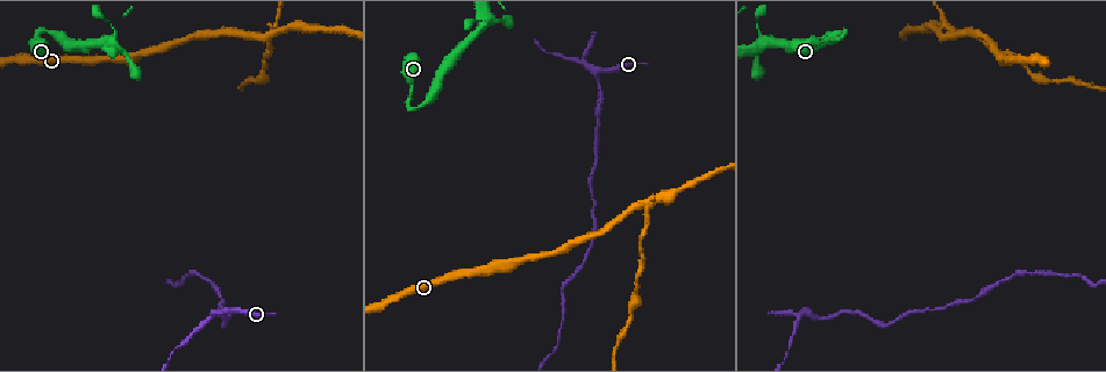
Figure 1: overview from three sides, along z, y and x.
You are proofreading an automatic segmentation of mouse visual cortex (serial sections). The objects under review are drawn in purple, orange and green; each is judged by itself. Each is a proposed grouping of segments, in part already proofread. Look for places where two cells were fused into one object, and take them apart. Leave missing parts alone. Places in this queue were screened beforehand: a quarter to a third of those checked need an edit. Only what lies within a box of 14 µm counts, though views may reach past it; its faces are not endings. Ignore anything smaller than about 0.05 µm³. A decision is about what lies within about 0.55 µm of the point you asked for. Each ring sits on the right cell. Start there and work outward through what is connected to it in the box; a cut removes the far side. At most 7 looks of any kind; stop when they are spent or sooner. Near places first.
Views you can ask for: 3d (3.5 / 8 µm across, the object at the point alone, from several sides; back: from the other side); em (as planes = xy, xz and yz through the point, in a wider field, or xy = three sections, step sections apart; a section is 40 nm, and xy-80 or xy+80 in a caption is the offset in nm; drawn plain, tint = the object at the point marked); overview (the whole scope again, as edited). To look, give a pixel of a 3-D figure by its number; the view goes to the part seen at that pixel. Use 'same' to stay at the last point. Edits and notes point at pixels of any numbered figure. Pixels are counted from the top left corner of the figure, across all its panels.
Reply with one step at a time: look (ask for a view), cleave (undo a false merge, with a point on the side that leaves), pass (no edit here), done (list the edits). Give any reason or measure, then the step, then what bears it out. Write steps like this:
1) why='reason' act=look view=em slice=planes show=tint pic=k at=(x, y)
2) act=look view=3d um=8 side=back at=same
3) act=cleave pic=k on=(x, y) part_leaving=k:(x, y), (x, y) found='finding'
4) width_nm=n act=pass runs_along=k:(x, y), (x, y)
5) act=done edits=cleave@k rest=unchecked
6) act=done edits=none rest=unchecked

why='sharp bend' act=look view=3d um=3.5 pic=1 at=(411, 110)

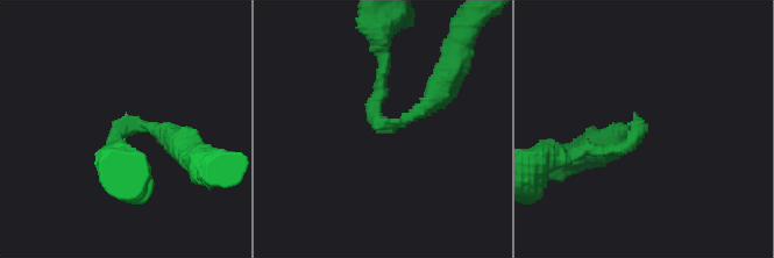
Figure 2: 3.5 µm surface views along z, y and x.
arm_widths_nm=150,300 why='shape alone is not enough' act=look view=em slice=xy step=5 show=tint pic=2 at=(385, 125)

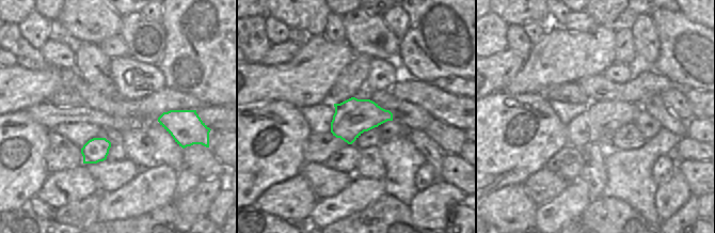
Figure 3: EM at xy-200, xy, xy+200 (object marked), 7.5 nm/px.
width_nm=280 act=pass runs_along=2:(123, 155), (130, 126), (180, 144) found='all the same cell'

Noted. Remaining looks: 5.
why='abrupt turn' act=look view=3d um=3.5 pic=1 at=(598, 71)

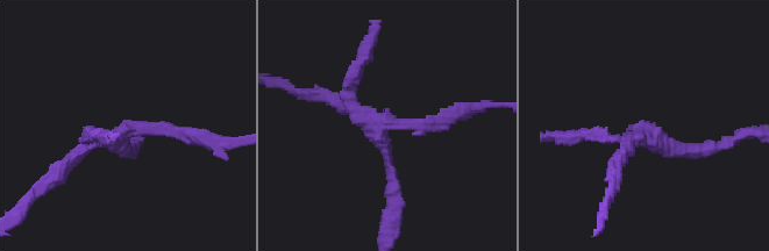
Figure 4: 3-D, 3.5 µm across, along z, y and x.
act=look view=em slice=xy step=2 show=tint pic=4 at=(644, 130)

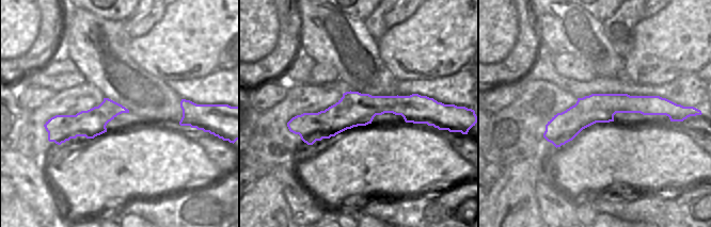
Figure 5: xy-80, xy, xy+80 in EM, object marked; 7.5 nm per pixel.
act=cleave pic=4 on=(355, 65) border=5:(75, 115), (65, 127), (48, 132) found='a second cell is stuck on'

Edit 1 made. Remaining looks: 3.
why='see it whole again' act=look view=overview

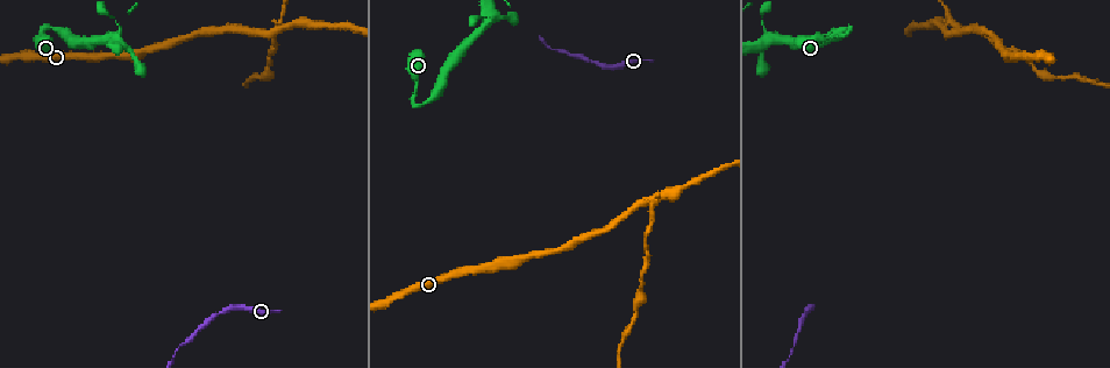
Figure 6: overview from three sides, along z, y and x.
why='looks like a crossing' act=look view=em slice=xy step=3 show=tint pic=6 at=(944, 29)

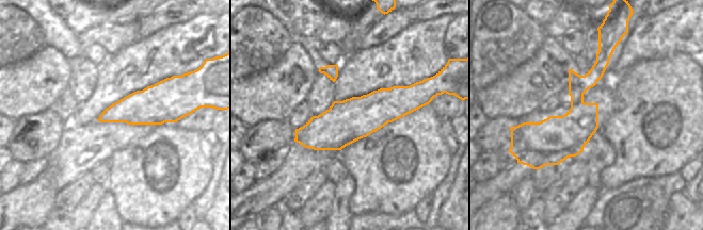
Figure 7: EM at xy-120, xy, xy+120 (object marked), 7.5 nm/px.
act=look view=3d um=3.5 at=same

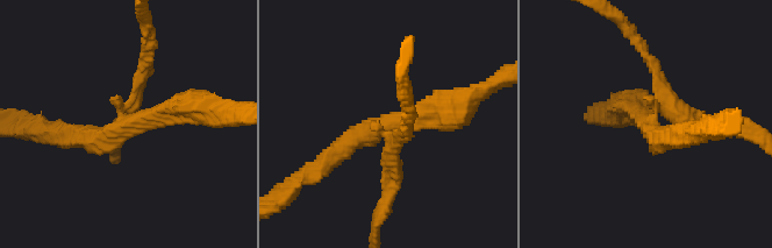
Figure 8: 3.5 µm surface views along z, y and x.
arm_widths_nm=150,200,250,300 act=cleave pic=8 on=(393, 174) part_leaving=8:(383, 133), (390, 172), (376, 234) found='a second cell is stuck on'

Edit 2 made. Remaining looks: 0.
act=done edits=cleave@4,cleave@8 rest=unchecked

